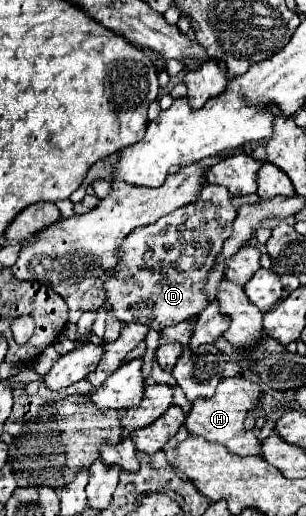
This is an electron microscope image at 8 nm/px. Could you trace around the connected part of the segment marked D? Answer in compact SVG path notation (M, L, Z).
M205 184L201 192L201 200L197 204L179 208L173 214L163 216L157 220L153 226L137 228L137 232L131 232L123 240L123 254L119 258L119 266L115 268L115 274L107 280L107 302L111 304L113 314L121 322L139 322L155 330L163 330L167 326L175 326L179 322L189 320L191 316L201 314L209 300L205 294L205 284L209 270L213 268L217 256L221 254L223 242L231 236L233 232L233 220L237 212L231 204L231 196L225 188L215 186L215 184Z

